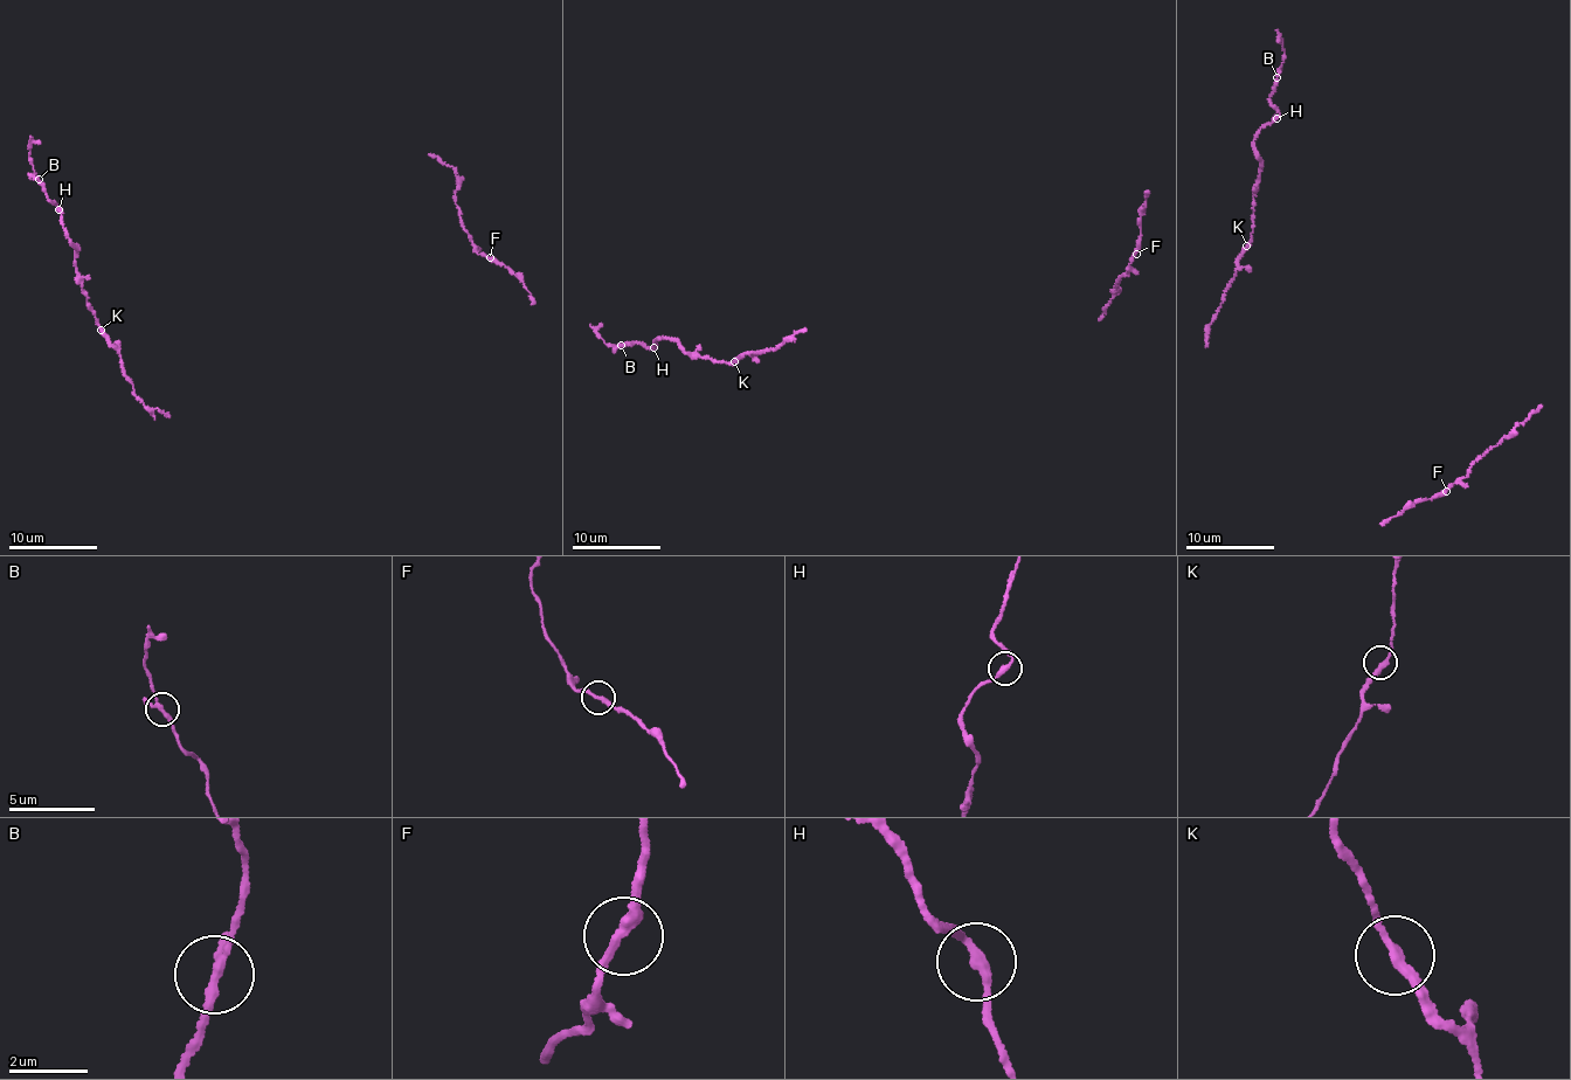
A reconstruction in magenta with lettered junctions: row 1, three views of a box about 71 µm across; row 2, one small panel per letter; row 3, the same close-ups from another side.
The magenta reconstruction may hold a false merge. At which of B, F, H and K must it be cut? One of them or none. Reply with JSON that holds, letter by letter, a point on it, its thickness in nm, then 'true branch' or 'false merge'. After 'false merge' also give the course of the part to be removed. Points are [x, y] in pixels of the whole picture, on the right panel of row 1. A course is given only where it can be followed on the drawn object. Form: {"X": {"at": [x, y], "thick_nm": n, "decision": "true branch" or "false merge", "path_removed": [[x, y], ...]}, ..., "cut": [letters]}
{"B": {"at": [1277, 77], "thick_nm": 240, "decision": "true branch"}, "F": {"at": [1446, 491], "thick_nm": 240, "decision": "true branch"}, "H": {"at": [1277, 118], "thick_nm": 240, "decision": "true branch"}, "K": {"at": [1246, 246], "thick_nm": 240, "decision": "true branch"}, "cut": []}

